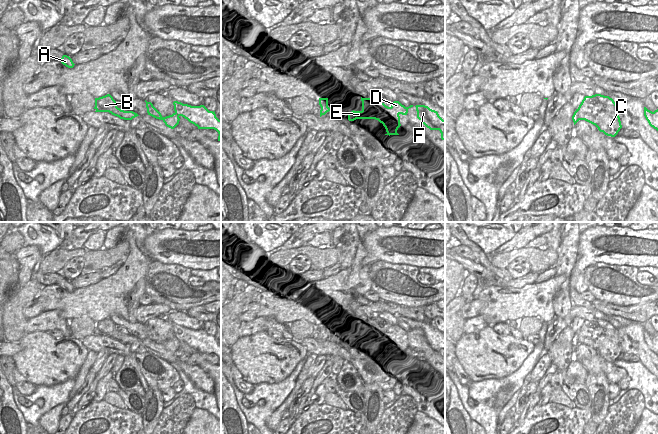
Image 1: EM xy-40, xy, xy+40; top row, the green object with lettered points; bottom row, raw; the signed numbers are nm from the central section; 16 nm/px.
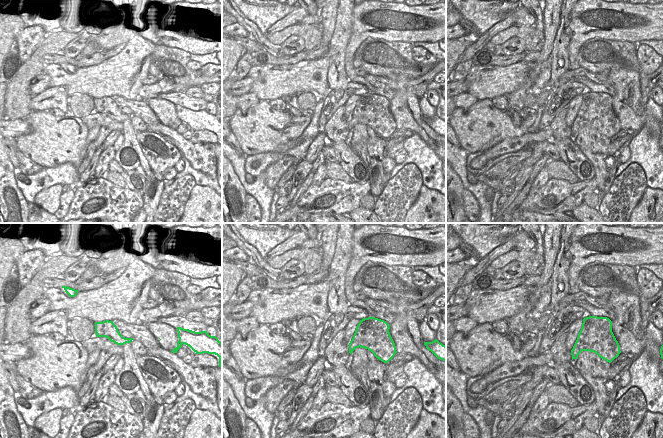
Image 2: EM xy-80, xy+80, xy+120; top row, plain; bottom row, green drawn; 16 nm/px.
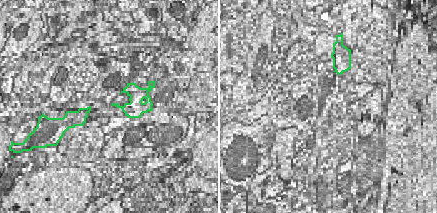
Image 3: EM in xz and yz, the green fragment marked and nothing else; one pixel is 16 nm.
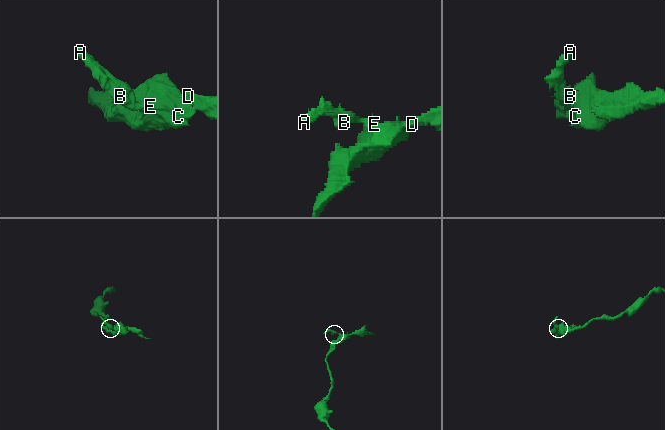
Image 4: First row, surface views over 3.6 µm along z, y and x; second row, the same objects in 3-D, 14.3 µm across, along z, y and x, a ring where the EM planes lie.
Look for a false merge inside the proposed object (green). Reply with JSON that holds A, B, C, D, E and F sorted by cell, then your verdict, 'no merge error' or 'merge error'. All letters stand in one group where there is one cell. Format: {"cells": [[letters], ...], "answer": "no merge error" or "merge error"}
{"cells": [["A", "B"], ["C", "D", "E", "F"]], "answer": "merge error"}

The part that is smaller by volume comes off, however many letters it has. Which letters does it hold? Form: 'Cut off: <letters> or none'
Cut off: A, B

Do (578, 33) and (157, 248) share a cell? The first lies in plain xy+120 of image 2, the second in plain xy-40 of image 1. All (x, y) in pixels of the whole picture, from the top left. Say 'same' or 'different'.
same

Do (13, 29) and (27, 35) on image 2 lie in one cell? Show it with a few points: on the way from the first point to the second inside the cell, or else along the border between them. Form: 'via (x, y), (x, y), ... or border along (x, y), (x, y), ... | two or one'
border along (30, 21), (19, 33), (16, 42) | two

